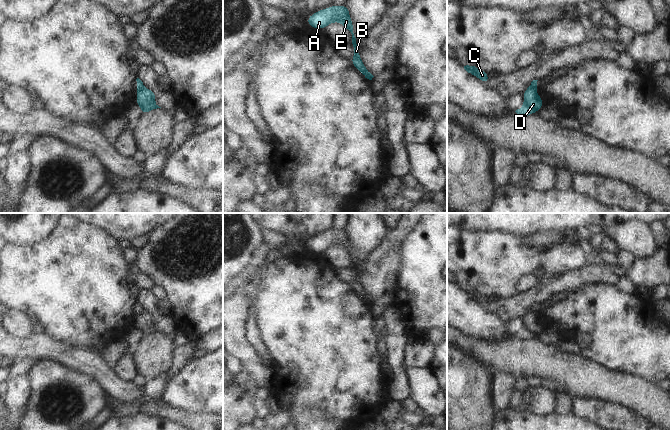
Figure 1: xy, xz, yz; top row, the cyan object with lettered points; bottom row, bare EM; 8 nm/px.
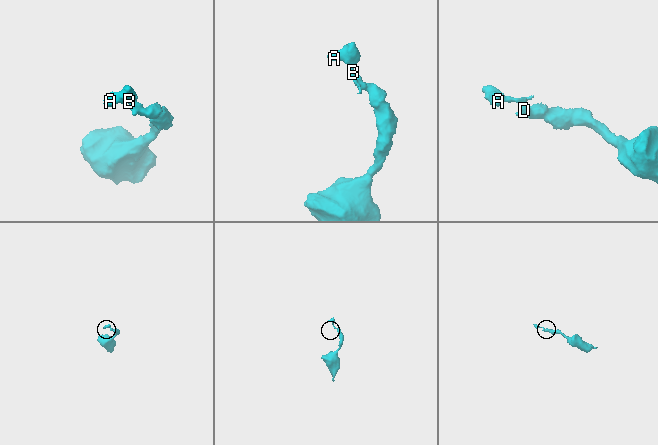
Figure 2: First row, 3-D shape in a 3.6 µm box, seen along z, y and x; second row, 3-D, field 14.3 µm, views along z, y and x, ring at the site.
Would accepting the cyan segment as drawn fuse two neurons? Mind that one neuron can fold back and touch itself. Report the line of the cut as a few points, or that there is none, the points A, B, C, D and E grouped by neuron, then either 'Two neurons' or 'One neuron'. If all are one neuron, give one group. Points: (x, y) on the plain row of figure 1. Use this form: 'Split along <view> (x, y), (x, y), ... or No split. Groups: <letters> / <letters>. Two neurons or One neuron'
Split along xz (366, 294), (366, 297), (371, 302). Groups: A B C E / D. Two neurons

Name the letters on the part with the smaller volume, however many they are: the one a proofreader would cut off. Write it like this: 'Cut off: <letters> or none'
Cut off: A, B, C, E

